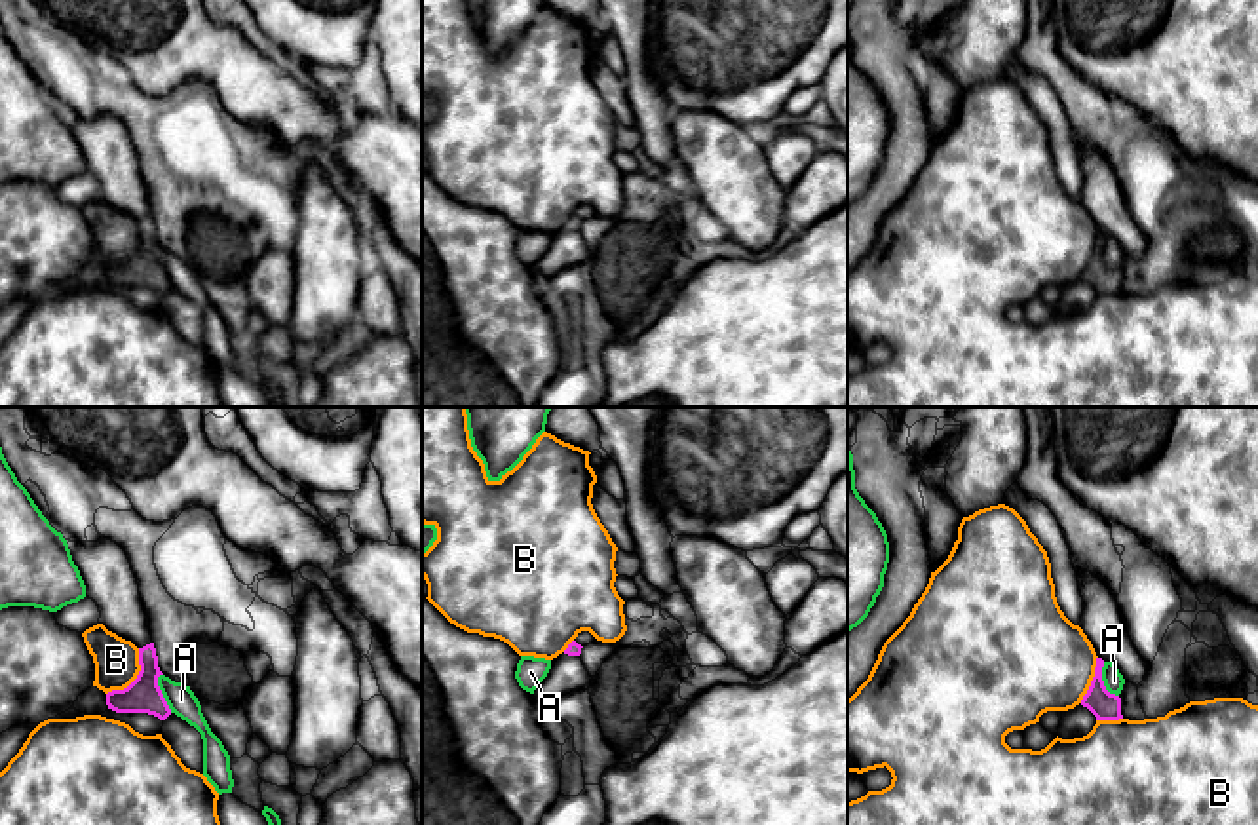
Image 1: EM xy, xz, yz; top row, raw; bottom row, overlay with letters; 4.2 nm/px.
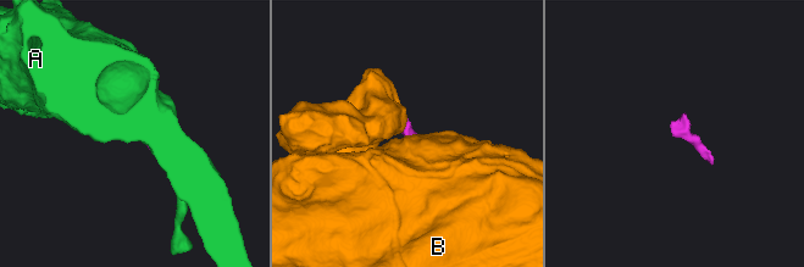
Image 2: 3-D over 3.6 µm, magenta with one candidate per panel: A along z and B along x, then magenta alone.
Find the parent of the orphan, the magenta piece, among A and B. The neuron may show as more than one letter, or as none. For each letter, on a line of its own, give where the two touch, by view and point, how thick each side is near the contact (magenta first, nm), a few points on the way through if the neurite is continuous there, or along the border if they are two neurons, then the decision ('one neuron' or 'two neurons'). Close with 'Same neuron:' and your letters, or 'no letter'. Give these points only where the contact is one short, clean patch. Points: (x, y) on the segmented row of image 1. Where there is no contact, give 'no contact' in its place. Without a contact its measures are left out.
A: xy (160, 692) | 150/120 nm | along xy (160, 673), (158, 687), (171, 711) | two neurons
B: xy (137, 677) | 150/190 nm | two neurons
Same neuron: no letter

